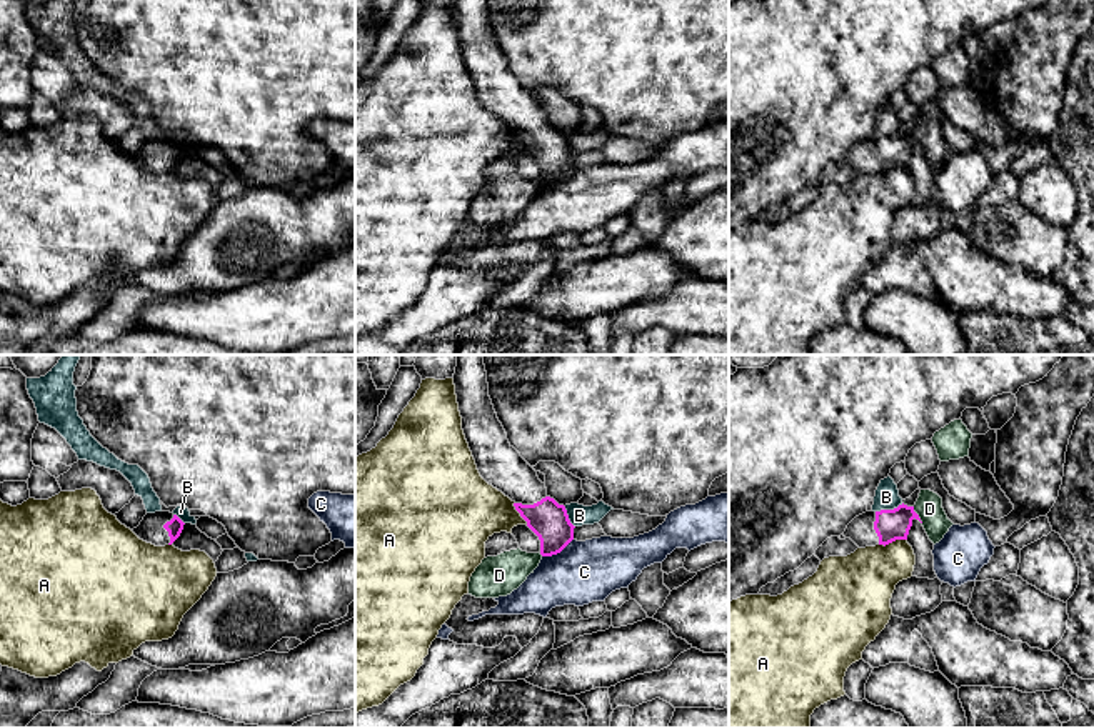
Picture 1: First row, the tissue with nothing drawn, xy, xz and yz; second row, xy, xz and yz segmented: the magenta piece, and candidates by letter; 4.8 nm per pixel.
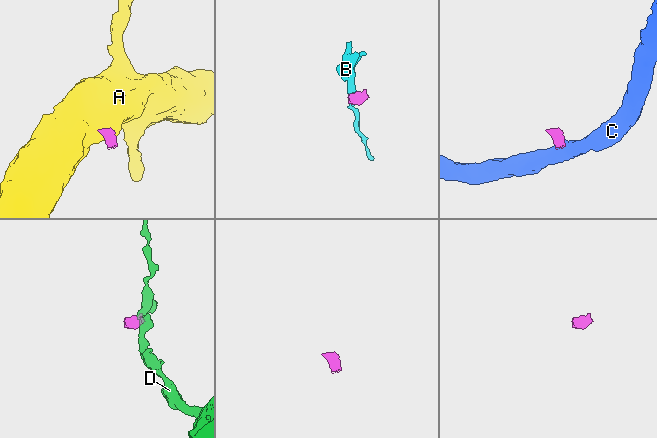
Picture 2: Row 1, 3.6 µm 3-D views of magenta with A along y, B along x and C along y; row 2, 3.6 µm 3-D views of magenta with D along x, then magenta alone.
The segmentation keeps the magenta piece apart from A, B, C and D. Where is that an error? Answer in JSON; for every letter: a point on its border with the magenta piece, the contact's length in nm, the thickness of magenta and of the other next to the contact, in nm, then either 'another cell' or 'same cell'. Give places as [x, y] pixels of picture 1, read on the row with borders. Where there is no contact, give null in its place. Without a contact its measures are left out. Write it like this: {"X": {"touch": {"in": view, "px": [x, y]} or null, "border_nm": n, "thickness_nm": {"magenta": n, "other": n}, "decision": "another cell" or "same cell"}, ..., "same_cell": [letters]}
{"A": {"touch": {"in": "yz", "px": [893, 540]}, "border_nm": 140, "thickness_nm": {"magenta": 150, "other": 300}, "decision": "another cell"}, "B": {"touch": {"in": "yz", "px": [889, 510]}, "border_nm": 140, "thickness_nm": {"magenta": 150, "other": 110}, "decision": "another cell"}, "C": {"touch": {"in": "xz", "px": [557, 552]}, "border_nm": 180, "thickness_nm": {"magenta": 190, "other": 300}, "decision": "another cell"}, "D": {"touch": {"in": "yz", "px": [918, 515]}, "border_nm": 90, "thickness_nm": {"magenta": 150, "other": 130}, "decision": "another cell"}, "same_cell": []}

